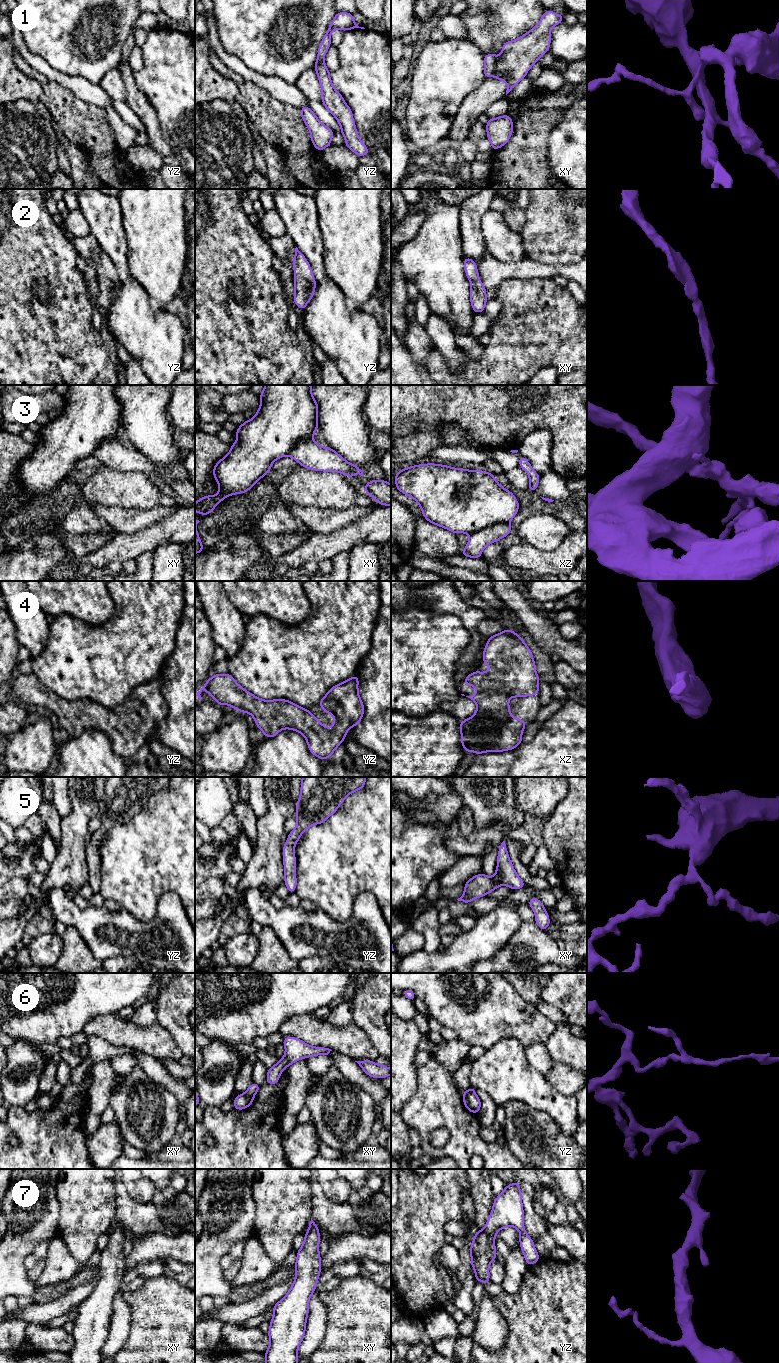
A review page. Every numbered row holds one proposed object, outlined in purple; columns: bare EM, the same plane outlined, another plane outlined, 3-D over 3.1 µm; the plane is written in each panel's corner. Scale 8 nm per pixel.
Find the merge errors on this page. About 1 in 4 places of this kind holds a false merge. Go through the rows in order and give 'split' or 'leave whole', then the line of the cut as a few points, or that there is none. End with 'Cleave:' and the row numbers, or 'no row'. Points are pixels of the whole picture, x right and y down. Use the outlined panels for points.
1: split; cut xy (497, 58), (492, 75)
2: leave whole; cut none
3: leave whole; cut none
4: leave whole; cut none
5: leave whole; cut none
6: split; cut xy (244, 1093), (252, 1097)
7: leave whole; cut none
Cleave: 1, 6

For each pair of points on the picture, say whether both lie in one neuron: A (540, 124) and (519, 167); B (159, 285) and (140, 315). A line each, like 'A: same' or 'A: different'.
A: same
B: different

